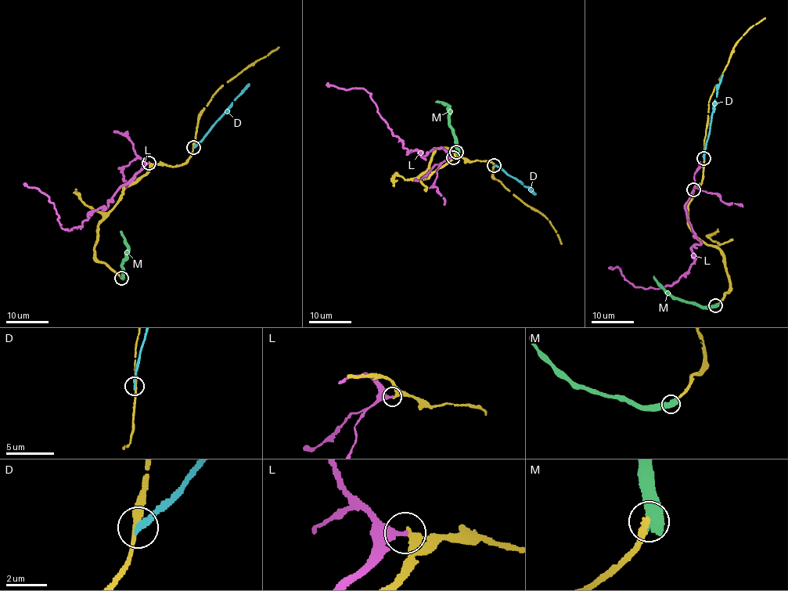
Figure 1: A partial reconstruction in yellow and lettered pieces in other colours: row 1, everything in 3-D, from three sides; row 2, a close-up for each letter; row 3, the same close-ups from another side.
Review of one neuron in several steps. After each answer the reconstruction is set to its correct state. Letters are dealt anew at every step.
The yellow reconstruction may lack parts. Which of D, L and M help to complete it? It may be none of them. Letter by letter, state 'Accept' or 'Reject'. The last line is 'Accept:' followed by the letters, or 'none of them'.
D: Reject
L: Reject
M: Reject
Accept: none of them

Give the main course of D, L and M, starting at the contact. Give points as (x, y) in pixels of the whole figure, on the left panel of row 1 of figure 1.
D: (194, 147), (249, 84)
L: (149, 163), (106, 207), (98, 208), (80, 226), (70, 229), (62, 228), (49, 199), (23, 183)
M: (121, 277), (127, 246), (120, 231)

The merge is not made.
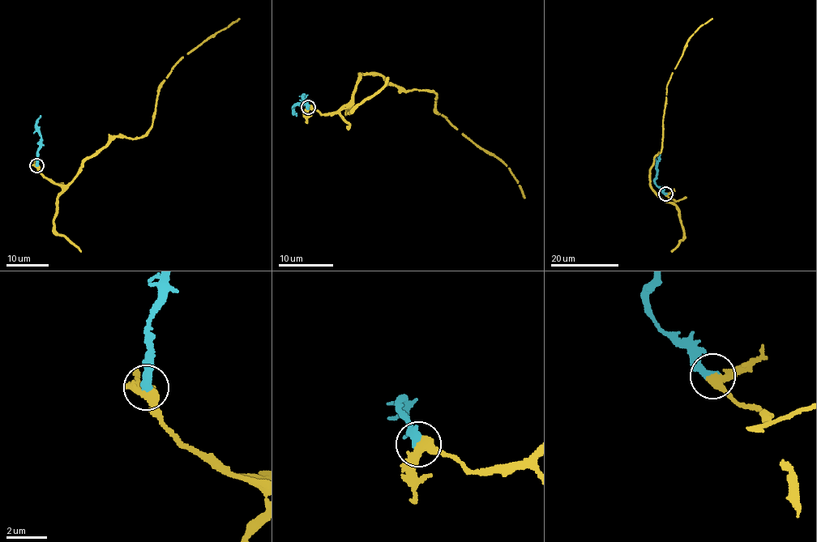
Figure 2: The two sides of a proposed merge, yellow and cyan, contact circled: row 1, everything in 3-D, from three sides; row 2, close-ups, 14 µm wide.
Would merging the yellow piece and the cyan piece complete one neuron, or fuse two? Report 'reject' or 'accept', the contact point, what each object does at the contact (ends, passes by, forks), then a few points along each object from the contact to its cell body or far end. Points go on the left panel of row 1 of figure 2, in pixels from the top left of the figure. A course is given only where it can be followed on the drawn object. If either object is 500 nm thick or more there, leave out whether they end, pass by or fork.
accept; at (36, 165); yellow passes by; cyan ends there; yellow runs (36, 165), (44, 177), (67, 185), (117, 136), (147, 132), (157, 87), (176, 62), (239, 19); cyan runs (36, 165), (41, 134), (36, 121), (40, 116)

